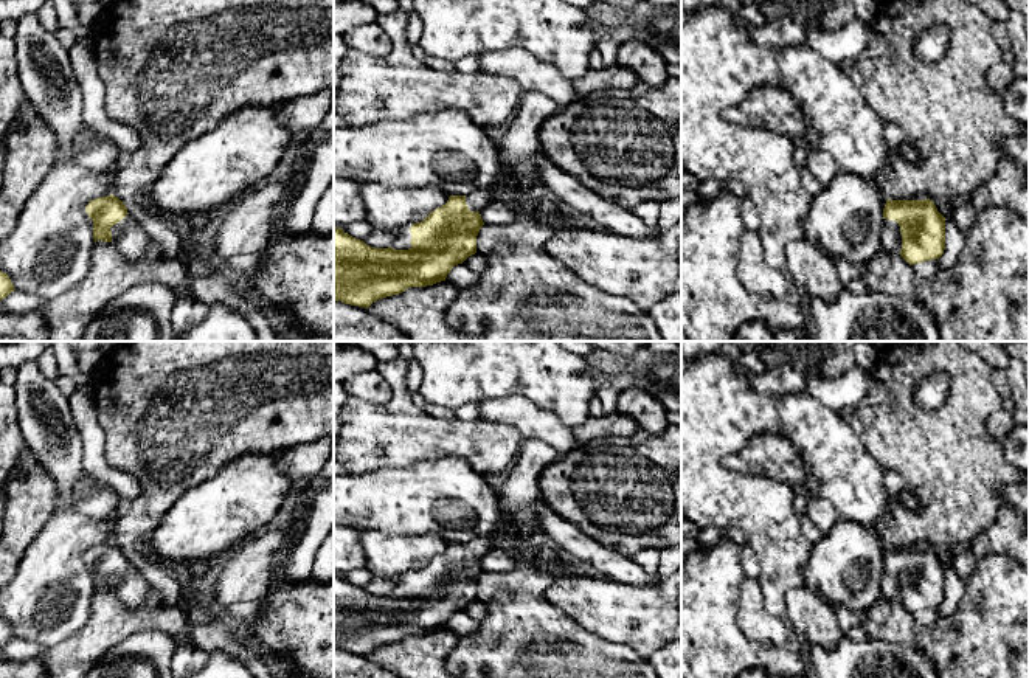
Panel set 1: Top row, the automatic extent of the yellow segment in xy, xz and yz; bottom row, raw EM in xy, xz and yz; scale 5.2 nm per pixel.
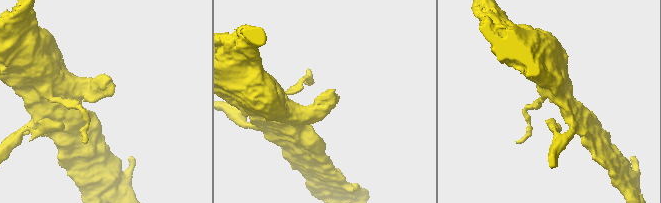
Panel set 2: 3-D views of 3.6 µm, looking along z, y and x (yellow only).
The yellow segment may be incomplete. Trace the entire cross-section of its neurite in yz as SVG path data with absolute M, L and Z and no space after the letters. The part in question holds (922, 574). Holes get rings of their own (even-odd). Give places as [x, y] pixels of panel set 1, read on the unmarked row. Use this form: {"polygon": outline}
{"polygon": "M886 548L882 569L882 594L899 600L909 613L939 607L945 597L945 565L933 548Z"}

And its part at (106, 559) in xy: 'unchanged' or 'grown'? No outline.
grown

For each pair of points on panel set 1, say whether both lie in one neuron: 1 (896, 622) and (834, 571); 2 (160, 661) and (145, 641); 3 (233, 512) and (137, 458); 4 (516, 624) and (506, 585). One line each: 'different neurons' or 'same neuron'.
1: different neurons
2: same neuron
3: different neurons
4: different neurons

